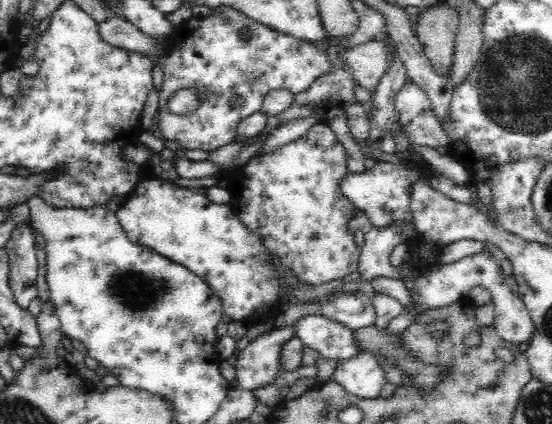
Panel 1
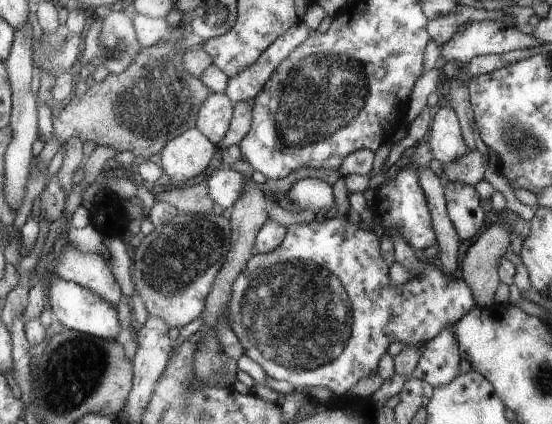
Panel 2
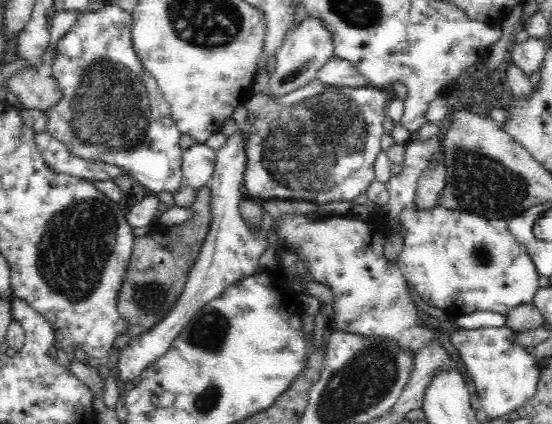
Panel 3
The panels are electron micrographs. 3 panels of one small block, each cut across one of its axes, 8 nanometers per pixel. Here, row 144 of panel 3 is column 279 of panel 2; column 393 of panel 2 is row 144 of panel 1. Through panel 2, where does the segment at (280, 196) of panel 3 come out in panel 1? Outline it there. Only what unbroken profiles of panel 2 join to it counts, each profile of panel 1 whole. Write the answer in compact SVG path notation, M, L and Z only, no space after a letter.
M318 122L304 137L276 147L274 152L254 155L241 167L238 178L233 181L236 188L228 187L231 194L229 206L242 223L260 236L272 255L280 257L280 261L291 268L296 279L304 279L316 286L342 279L356 271L359 265L361 250L348 229L348 222L357 208L341 192L341 181L348 175L346 164L348 155L342 143L329 126Z

